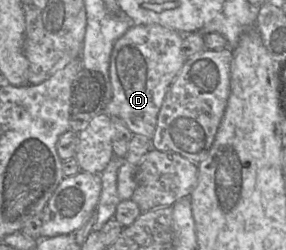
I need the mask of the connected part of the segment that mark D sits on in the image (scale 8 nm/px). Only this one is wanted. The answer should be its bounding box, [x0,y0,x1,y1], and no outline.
[104,25,187,138]

